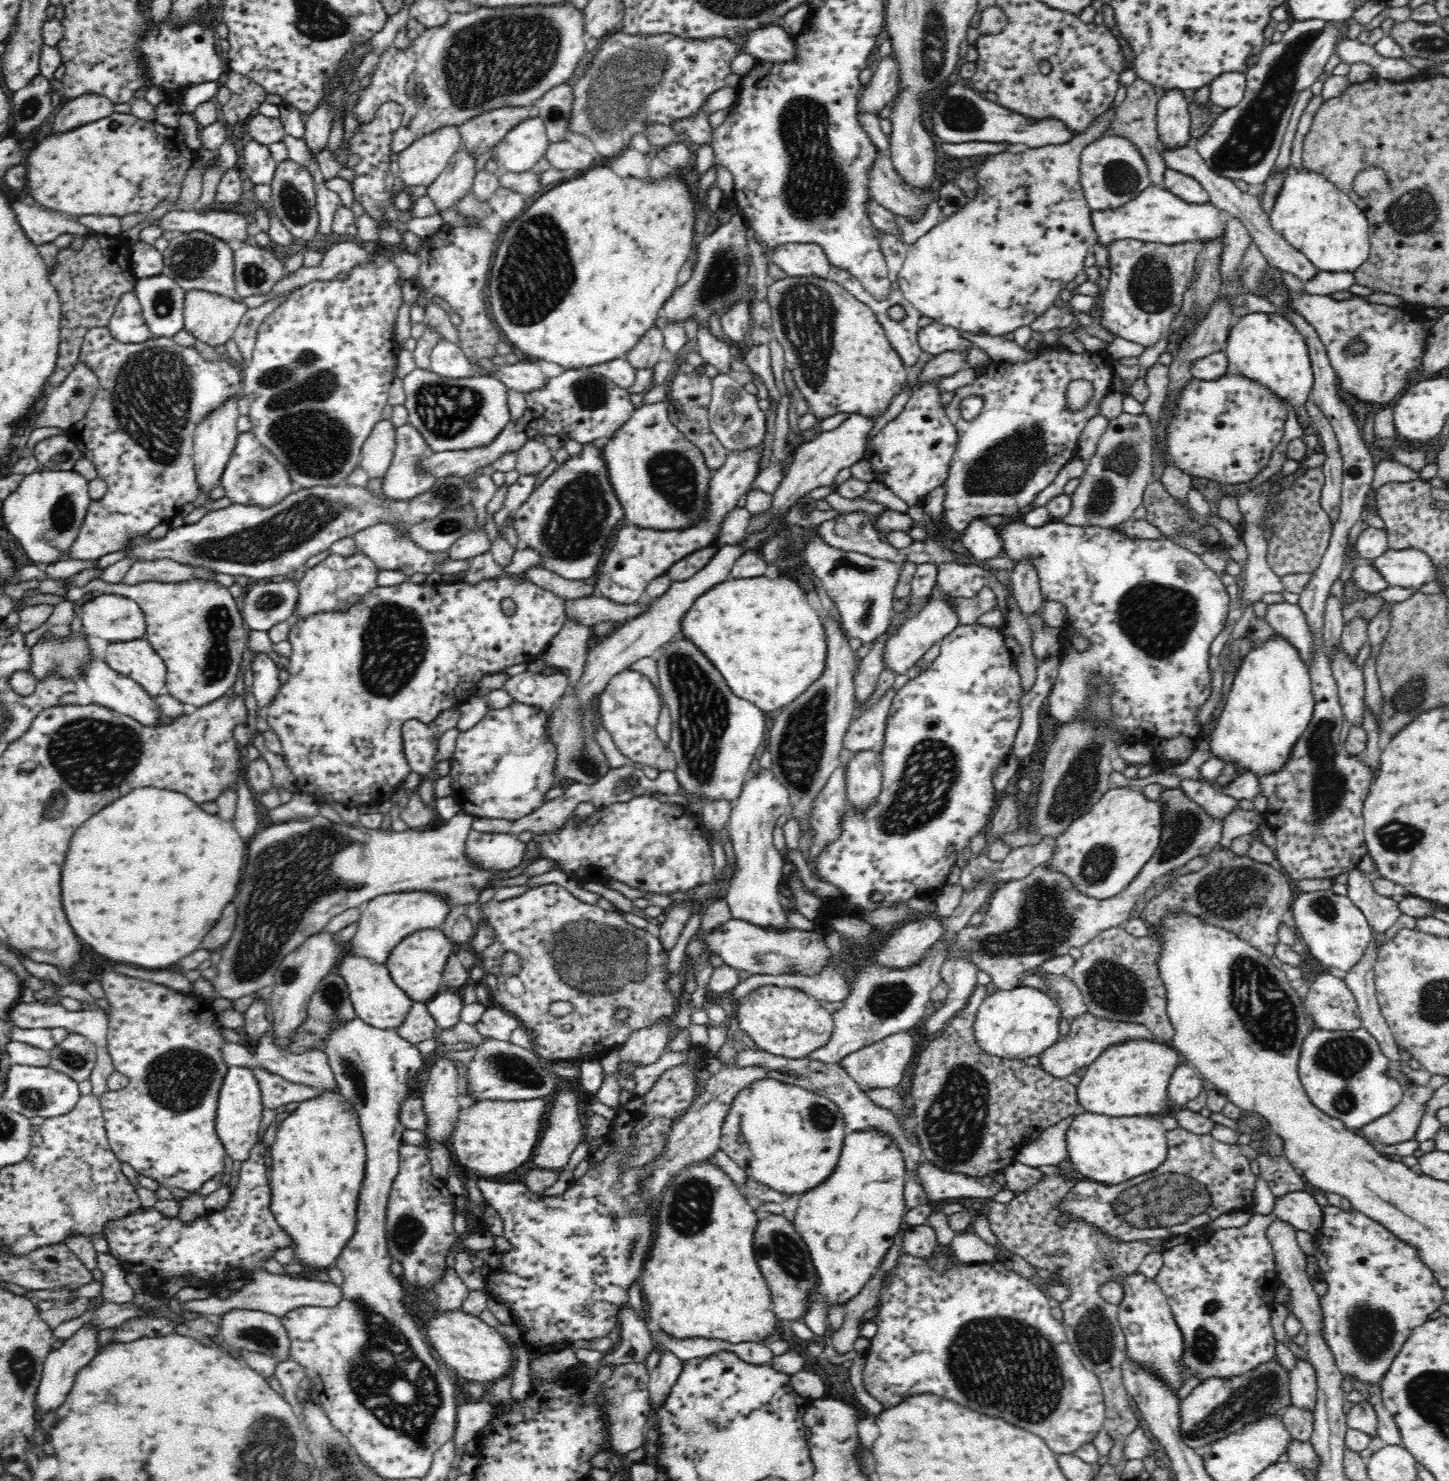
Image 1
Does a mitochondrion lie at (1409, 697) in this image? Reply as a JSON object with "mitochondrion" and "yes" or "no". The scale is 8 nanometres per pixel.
{"mitochondrion":"yes"}

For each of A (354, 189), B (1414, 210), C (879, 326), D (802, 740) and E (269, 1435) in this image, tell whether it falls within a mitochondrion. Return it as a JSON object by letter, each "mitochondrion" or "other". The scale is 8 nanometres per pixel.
{"A":"other","B":"mitochondrion","C":"other","D":"mitochondrion","E":"mitochondrion"}

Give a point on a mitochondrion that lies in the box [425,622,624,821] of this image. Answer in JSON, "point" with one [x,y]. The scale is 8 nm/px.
{"point":[582,758]}

